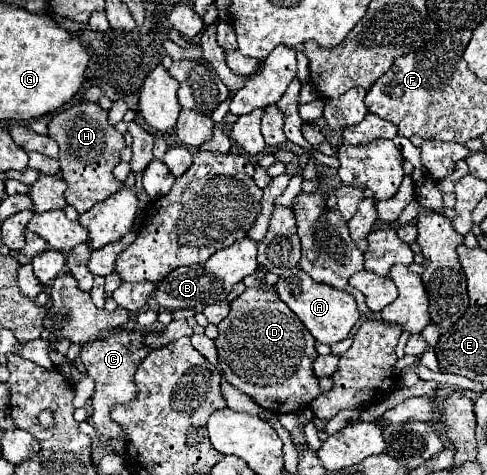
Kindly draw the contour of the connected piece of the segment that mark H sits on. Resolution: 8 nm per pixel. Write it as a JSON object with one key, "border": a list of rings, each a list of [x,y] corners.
{"border":[[[81,101],[55,113],[47,123],[47,129],[47,135],[59,145],[61,175],[67,183],[65,199],[79,213],[89,211],[95,203],[107,199],[123,187],[123,183],[115,179],[113,167],[119,163],[119,153],[125,149],[125,141],[123,135],[113,125],[109,125],[105,109],[101,109],[97,103]]]}

